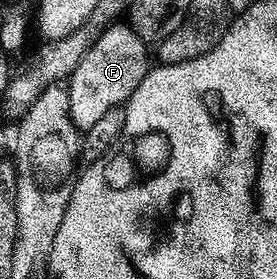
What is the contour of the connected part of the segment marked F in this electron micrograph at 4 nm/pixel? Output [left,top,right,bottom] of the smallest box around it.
[66,22,149,130]

